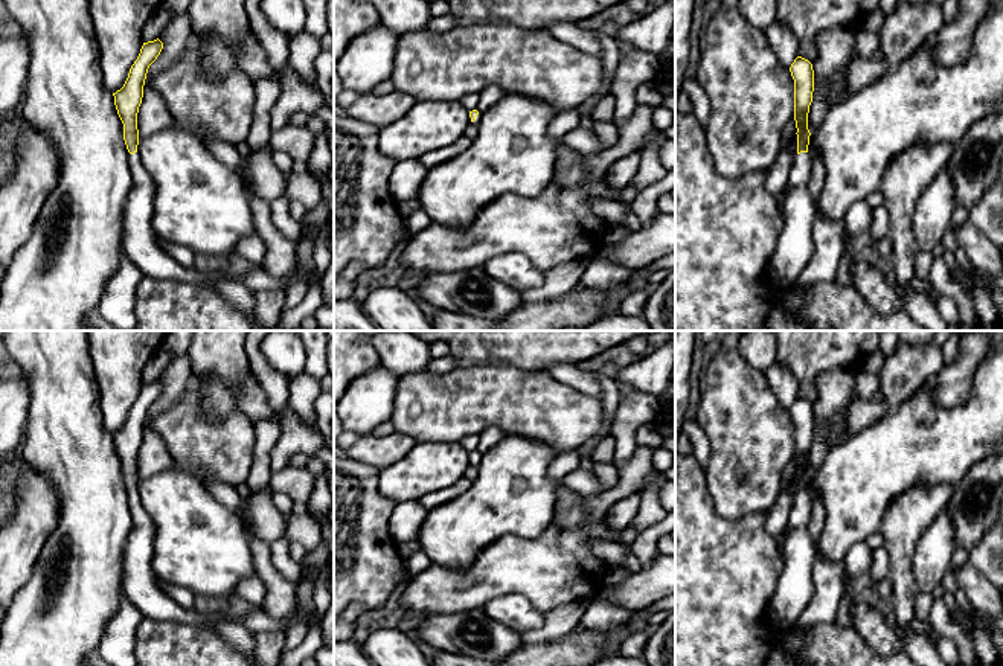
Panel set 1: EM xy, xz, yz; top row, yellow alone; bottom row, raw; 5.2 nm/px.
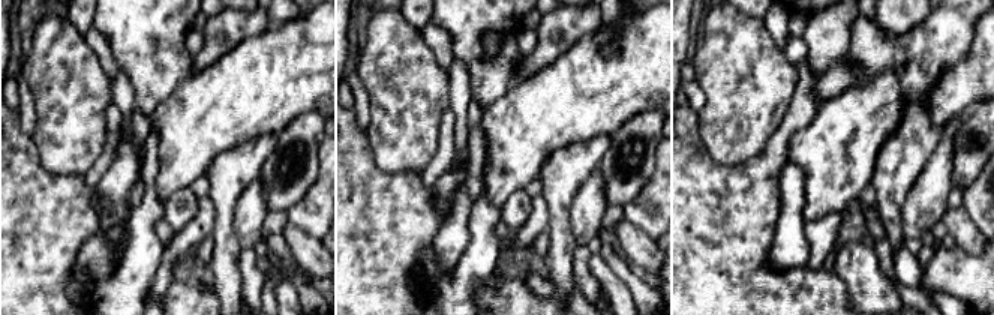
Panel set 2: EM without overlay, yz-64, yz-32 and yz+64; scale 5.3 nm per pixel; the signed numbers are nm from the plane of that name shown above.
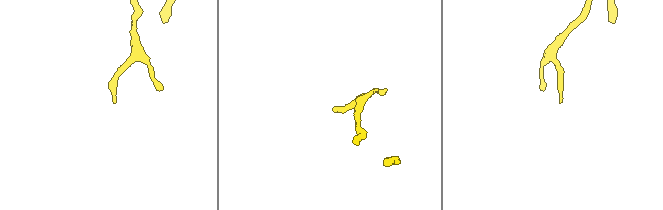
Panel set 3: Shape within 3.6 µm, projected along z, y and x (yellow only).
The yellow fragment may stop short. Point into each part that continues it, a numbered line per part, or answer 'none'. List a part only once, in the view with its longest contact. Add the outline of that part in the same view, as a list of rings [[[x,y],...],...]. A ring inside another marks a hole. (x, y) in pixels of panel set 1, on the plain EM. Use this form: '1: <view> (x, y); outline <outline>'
1: yz (793, 593); outline [[[809,494],[796,495],[782,543],[783,570],[771,599],[771,613],[779,629],[793,629],[812,597],[817,546],[808,530],[809,518]]]

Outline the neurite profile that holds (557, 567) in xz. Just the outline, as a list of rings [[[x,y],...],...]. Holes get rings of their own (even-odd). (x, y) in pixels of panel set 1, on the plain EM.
[[[559,485],[555,495],[555,511],[550,524],[534,540],[505,538],[488,546],[465,572],[431,564],[410,578],[398,600],[399,610],[415,617],[451,614],[483,608],[489,599],[508,593],[524,594],[534,607],[546,614],[556,607],[581,602],[585,605],[604,587],[608,562],[598,558],[591,549],[582,504],[582,495]]]

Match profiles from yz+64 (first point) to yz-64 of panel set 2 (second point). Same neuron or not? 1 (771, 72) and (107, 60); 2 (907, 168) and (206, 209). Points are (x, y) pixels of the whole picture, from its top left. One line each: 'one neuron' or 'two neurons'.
1: two neurons
2: two neurons

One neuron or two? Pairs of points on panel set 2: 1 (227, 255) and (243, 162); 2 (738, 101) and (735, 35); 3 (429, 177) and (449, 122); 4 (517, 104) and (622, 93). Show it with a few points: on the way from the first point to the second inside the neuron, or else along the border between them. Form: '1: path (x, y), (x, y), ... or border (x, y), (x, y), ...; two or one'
1: path (225, 233), (227, 185); one
2: path (738, 84), (736, 51); one
3: path (440, 164), (446, 155), (447, 135); one
4: path (543, 104), (561, 104), (582, 93), (597, 93); one

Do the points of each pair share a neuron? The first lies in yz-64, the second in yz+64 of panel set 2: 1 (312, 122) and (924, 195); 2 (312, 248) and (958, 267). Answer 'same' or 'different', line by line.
1: same
2: different

